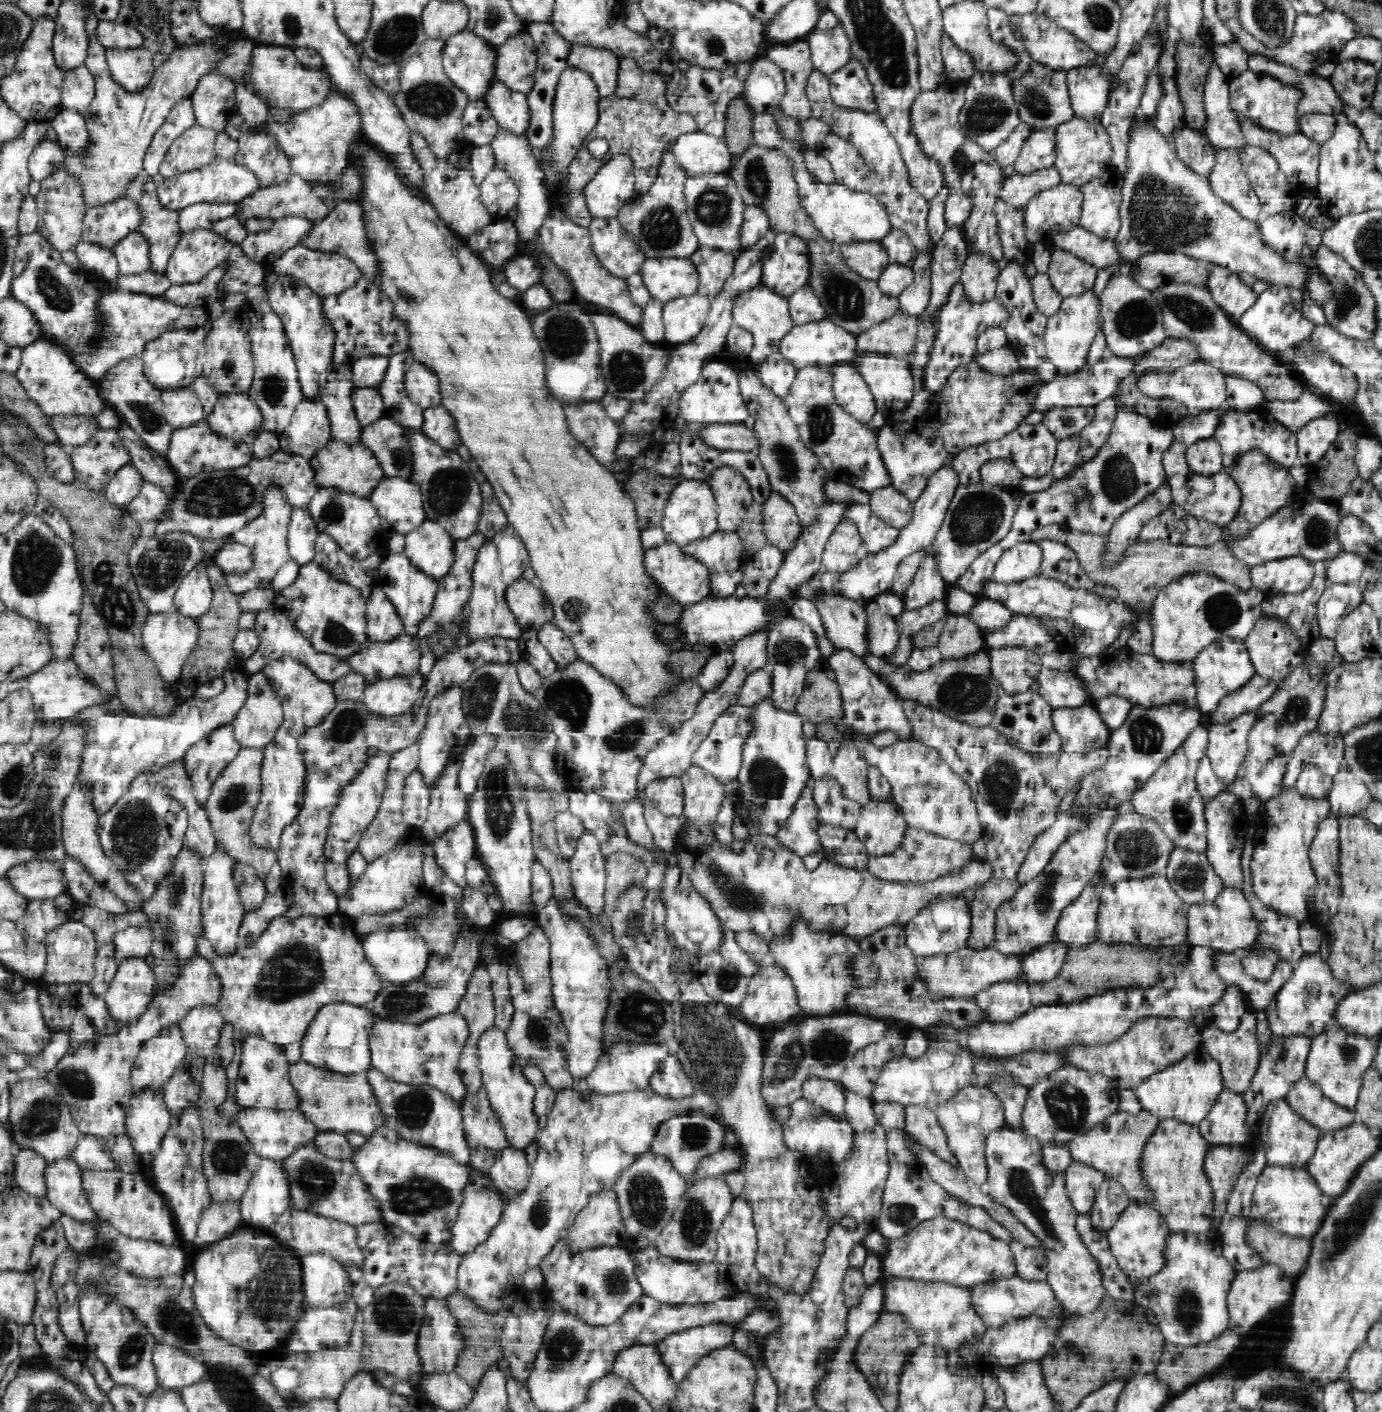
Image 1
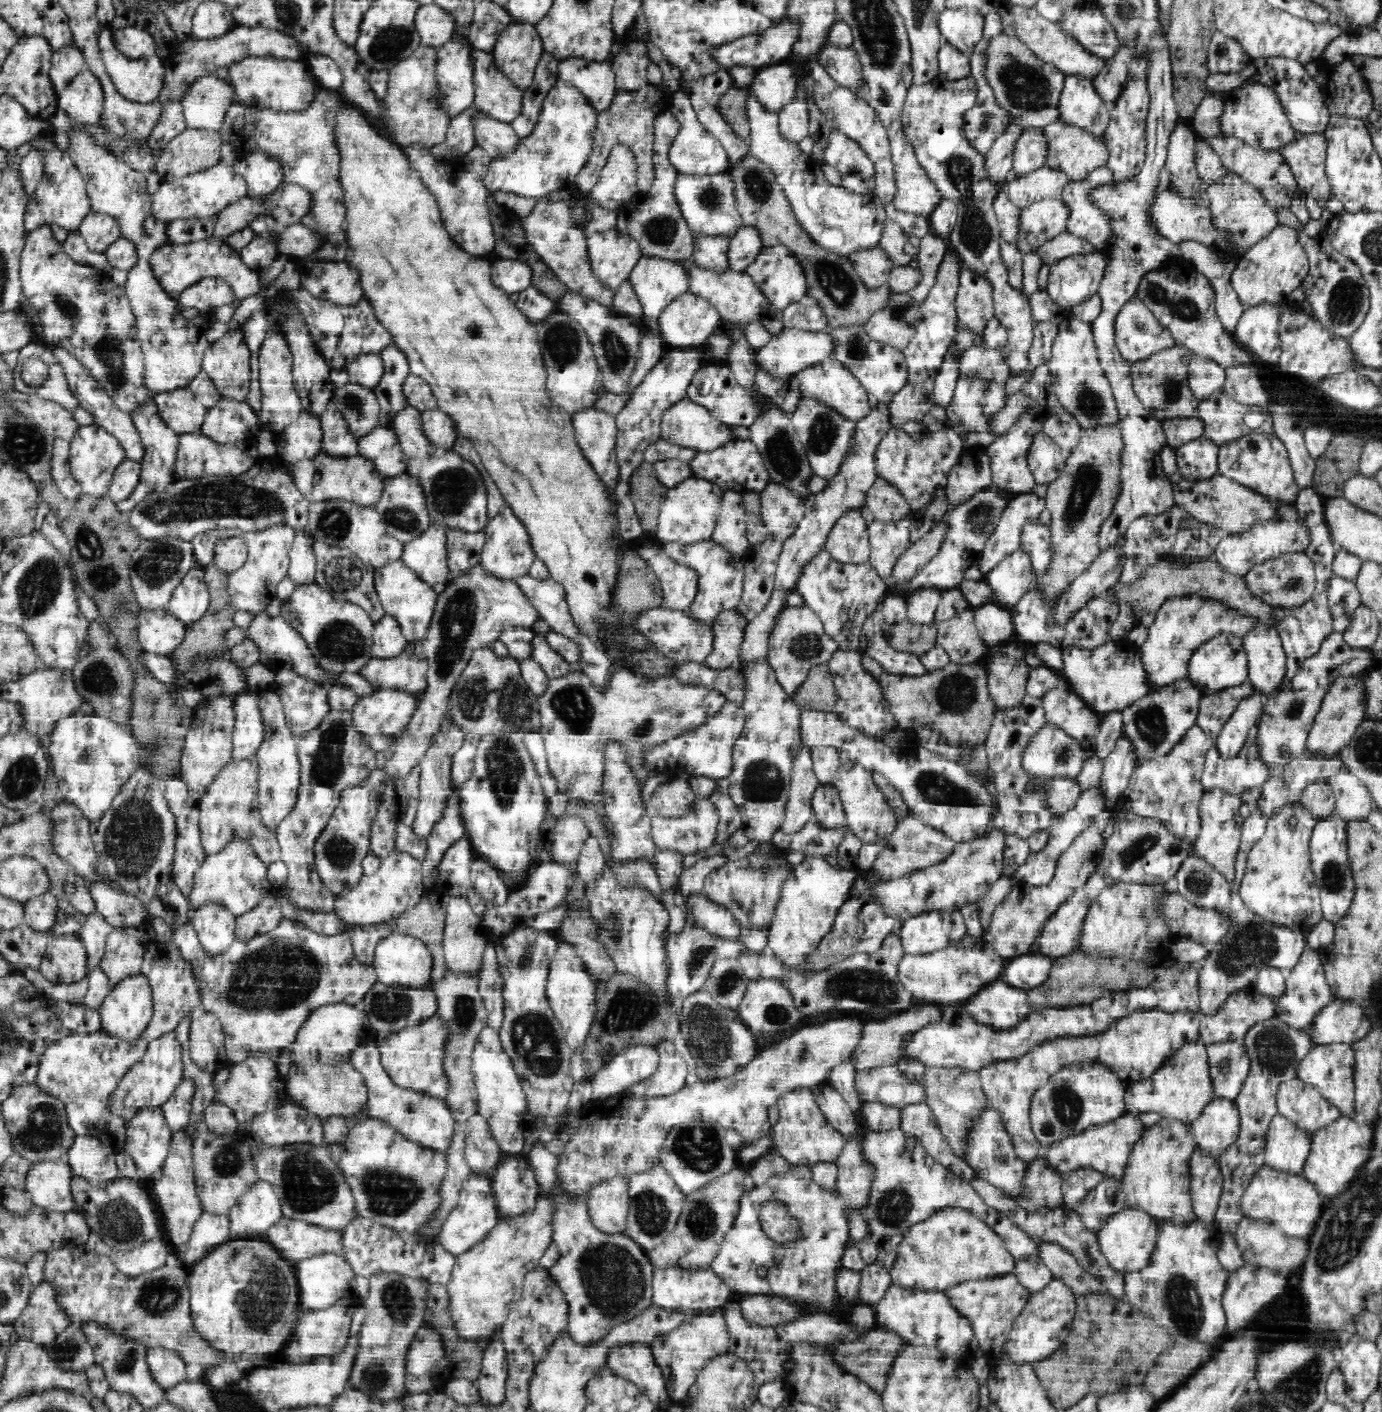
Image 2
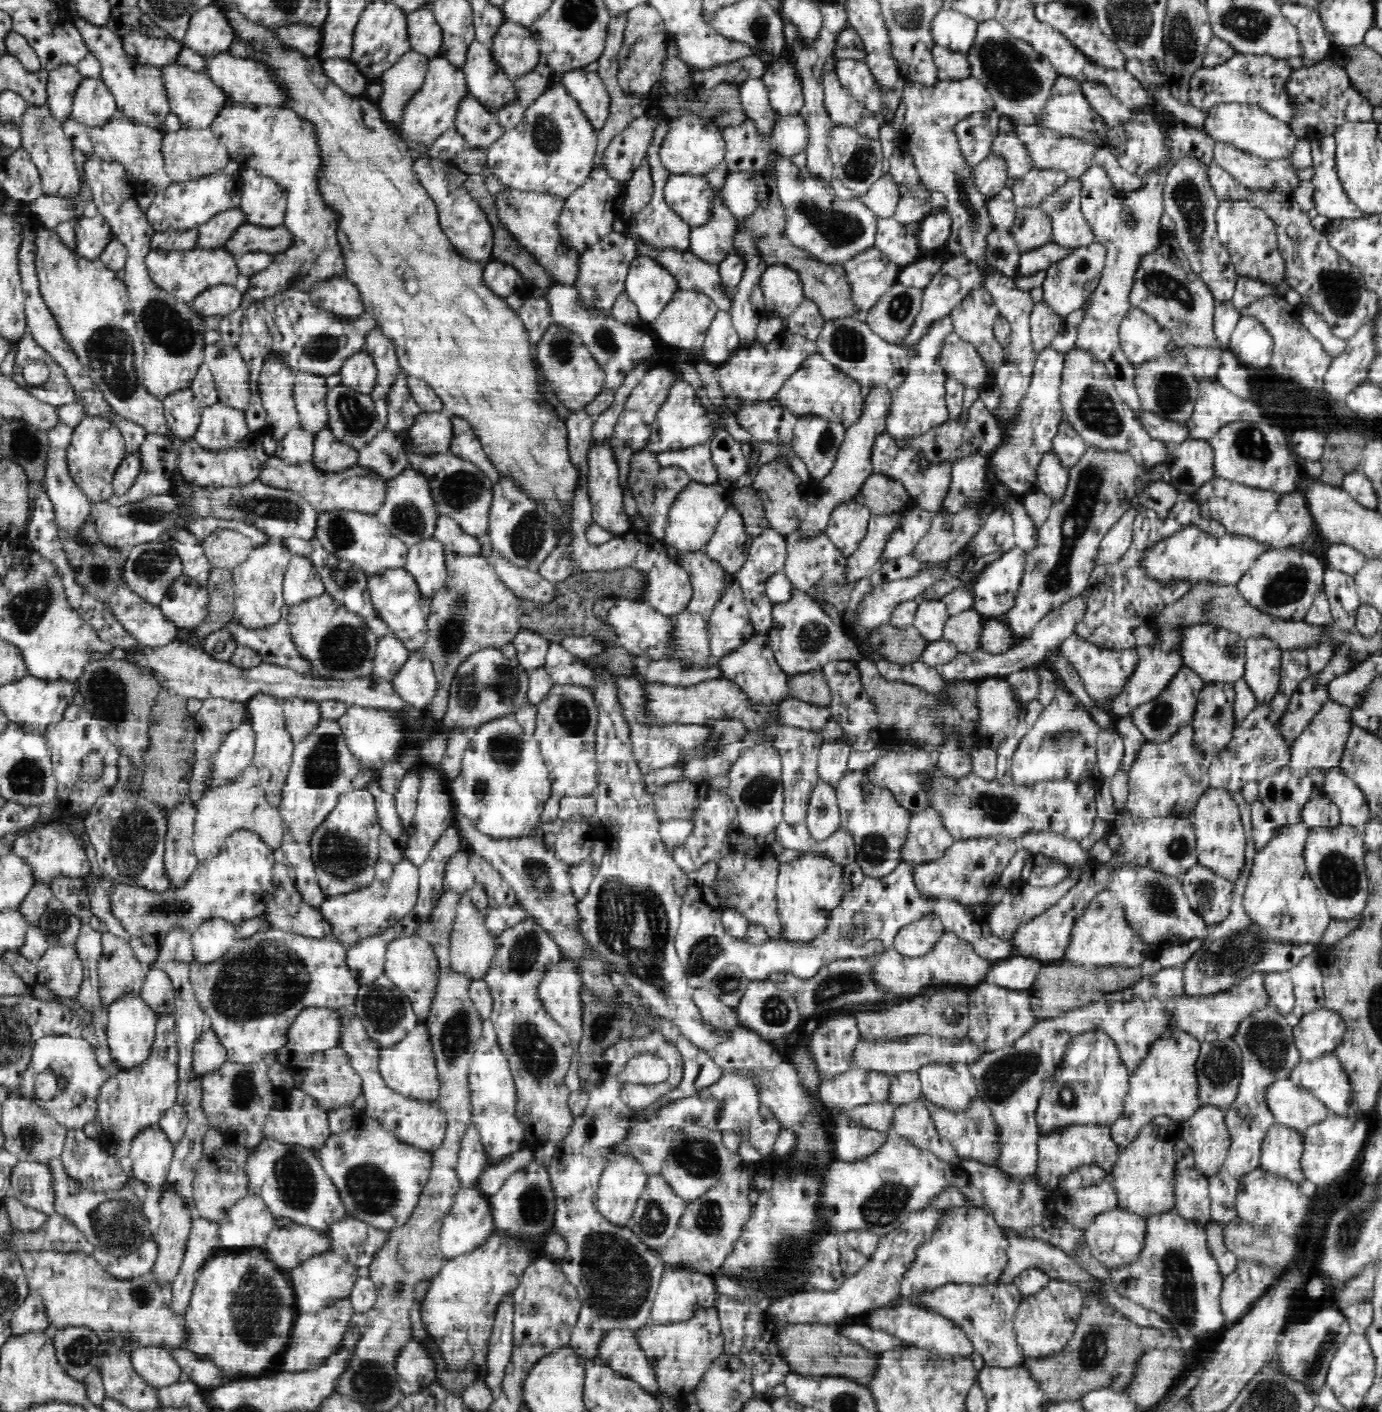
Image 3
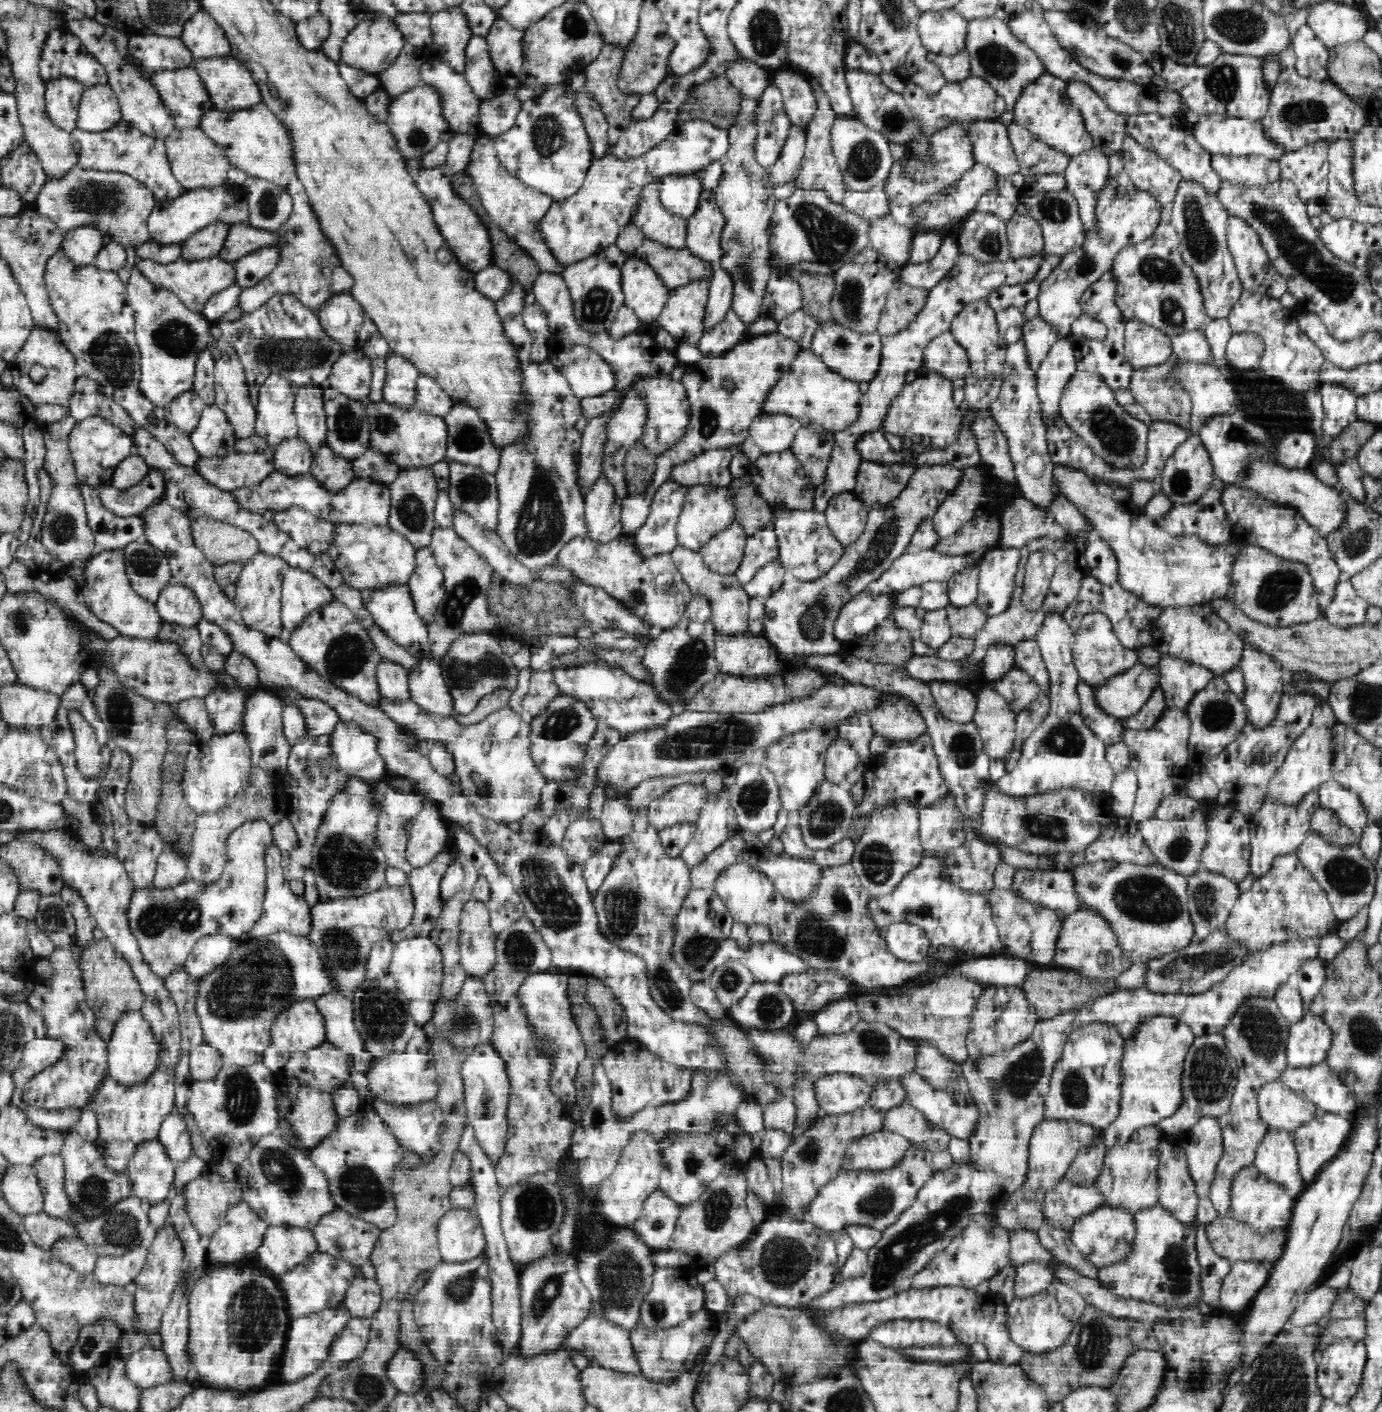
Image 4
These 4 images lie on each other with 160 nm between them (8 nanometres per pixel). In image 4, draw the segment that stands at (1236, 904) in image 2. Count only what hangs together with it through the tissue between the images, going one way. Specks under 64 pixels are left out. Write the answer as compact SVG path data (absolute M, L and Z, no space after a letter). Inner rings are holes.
M1218 928L1203 941L1166 953L1162 958L1147 960L1143 972L1144 988L1160 994L1195 995L1208 992L1215 984L1226 978L1231 968L1239 965L1243 956L1247 954L1247 950L1230 941L1222 929Z

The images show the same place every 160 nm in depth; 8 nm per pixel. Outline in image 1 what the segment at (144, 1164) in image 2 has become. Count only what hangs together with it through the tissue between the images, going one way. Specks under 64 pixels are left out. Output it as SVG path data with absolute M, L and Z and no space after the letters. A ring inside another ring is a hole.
M145 1091L132 1096L127 1107L126 1127L140 1162L151 1163L160 1152L171 1120L163 1093Z

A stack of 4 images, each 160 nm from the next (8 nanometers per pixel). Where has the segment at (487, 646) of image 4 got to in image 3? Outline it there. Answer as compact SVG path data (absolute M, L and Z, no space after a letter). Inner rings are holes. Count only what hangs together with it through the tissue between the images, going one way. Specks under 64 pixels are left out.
M485 647L470 654L454 673L442 722L444 730L468 729L471 732L494 718L518 712L520 703L528 705L525 698L528 687L528 671L517 659L506 659L500 649Z

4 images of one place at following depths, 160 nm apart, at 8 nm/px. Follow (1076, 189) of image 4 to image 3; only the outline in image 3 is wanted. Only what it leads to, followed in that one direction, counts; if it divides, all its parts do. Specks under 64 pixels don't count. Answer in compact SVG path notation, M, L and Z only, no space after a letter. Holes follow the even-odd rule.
M1096 164L1090 166L1080 180L1081 213L1089 224L1095 243L1107 249L1105 266L1097 287L1085 298L1081 306L1082 322L1077 326L1077 341L1079 348L1100 361L1108 371L1116 391L1121 399L1136 411L1140 418L1142 412L1139 396L1135 390L1135 366L1127 359L1120 344L1119 326L1131 307L1128 295L1132 286L1133 276L1137 269L1139 258L1156 250L1162 234L1159 220L1164 213L1162 191L1167 181L1164 169L1155 171L1154 175L1142 179L1144 186L1124 194L1117 191L1108 178L1104 177L1102 168ZM1132 209L1136 217L1136 226L1123 224L1123 210Z

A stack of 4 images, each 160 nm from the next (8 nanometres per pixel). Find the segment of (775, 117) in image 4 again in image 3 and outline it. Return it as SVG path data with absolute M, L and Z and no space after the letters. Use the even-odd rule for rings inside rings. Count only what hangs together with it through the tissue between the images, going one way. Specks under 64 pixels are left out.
M747 122L723 129L727 150L725 164L730 172L762 172L771 162L773 132L764 132Z

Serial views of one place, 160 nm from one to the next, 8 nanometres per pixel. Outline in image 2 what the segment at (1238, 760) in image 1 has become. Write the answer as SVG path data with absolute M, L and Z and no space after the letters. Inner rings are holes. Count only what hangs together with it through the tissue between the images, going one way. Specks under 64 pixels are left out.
M1254 693L1238 703L1222 733L1216 736L1215 746L1222 757L1236 756L1249 730L1256 726L1263 714L1264 697L1261 693Z

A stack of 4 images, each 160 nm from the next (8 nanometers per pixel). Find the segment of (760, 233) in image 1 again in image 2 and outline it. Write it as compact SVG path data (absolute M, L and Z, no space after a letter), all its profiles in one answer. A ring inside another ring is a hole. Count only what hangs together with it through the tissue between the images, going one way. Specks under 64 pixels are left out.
M742 226L731 238L727 253L728 269L732 272L746 273L749 264L762 252L758 231L749 226Z

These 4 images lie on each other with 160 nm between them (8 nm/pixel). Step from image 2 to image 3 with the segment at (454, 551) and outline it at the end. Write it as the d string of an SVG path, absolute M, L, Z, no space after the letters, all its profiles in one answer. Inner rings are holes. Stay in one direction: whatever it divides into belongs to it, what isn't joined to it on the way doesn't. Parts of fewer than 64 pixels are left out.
M448 514L437 516L436 528L433 537L438 539L445 549L456 551L456 553L478 553L479 544L477 537L466 534L458 521Z

